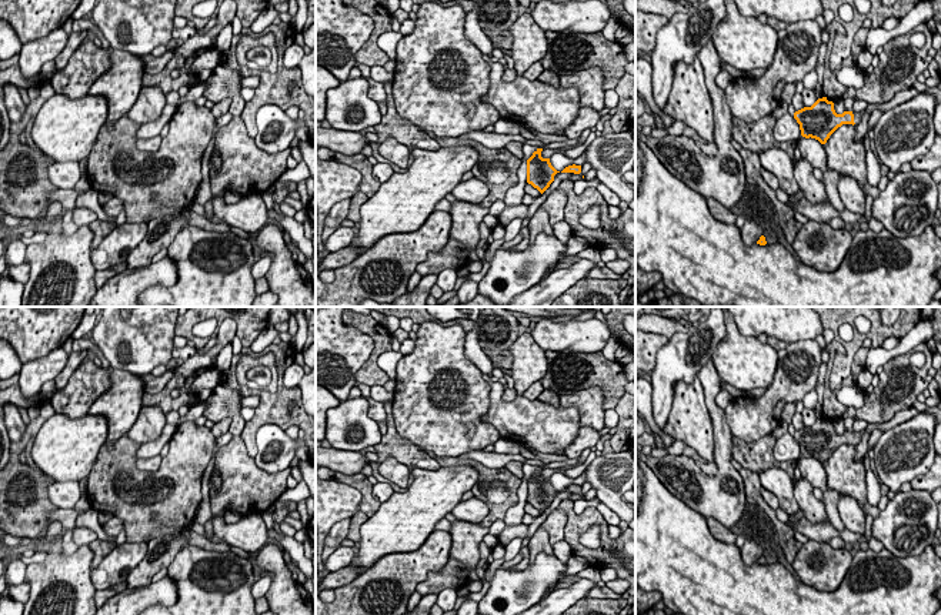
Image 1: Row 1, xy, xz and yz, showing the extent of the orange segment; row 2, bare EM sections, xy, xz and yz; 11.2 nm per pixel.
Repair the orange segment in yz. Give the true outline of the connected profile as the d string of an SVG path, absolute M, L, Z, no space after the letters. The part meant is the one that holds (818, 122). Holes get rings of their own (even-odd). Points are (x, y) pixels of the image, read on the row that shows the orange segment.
M914 87L897 93L890 101L884 104L868 104L861 111L844 111L837 114L834 103L828 101L827 97L818 98L811 107L804 107L794 113L794 118L800 124L801 136L805 138L815 138L821 144L825 144L830 136L842 124L857 126L865 113L874 110L887 111L895 106L900 106L910 98L915 97L921 91Z

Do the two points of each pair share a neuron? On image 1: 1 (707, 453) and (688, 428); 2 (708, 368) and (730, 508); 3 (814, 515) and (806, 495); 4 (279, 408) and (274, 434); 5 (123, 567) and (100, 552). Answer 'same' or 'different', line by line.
1: same
2: same
3: same
4: different
5: different

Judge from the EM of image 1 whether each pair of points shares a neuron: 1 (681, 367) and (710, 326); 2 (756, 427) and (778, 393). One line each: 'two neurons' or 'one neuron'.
1: one neuron
2: one neuron

